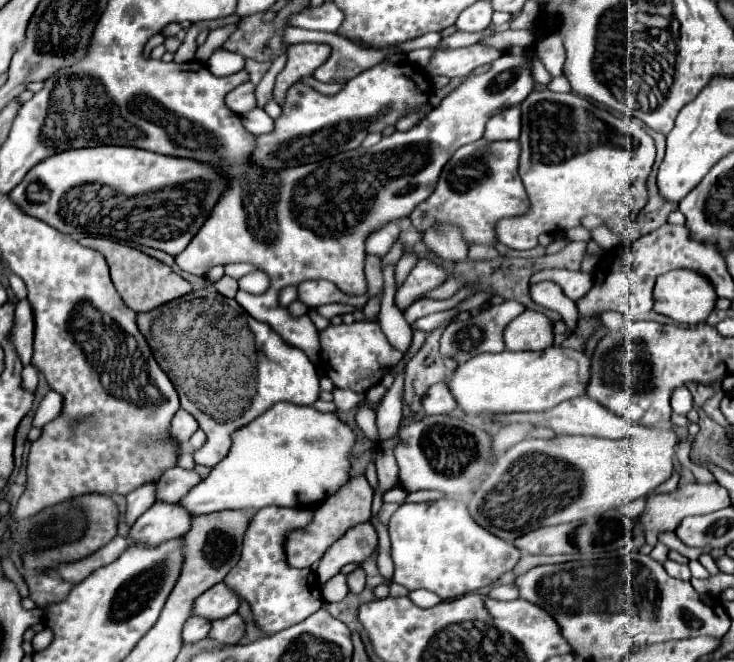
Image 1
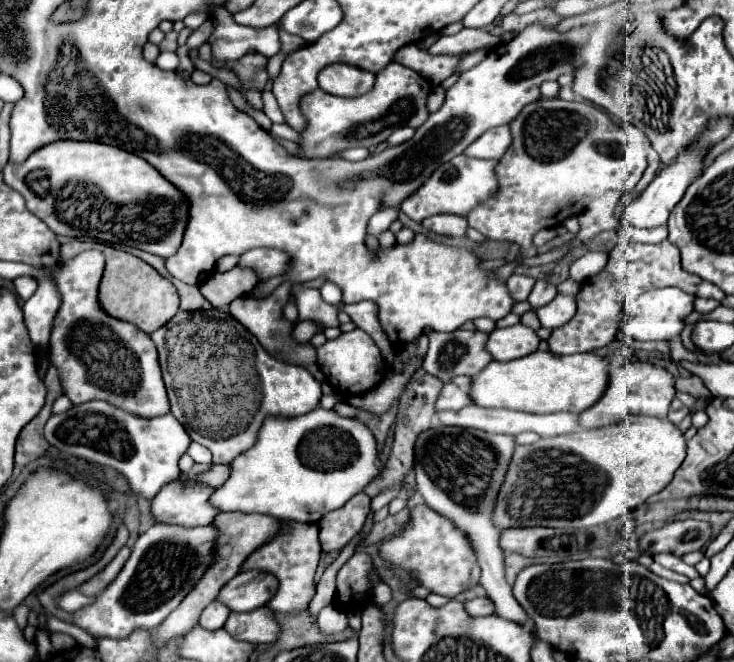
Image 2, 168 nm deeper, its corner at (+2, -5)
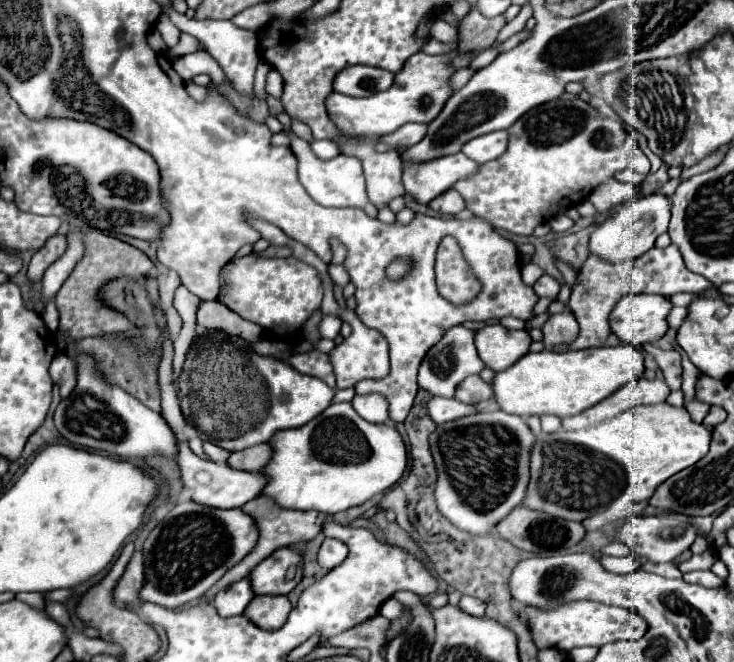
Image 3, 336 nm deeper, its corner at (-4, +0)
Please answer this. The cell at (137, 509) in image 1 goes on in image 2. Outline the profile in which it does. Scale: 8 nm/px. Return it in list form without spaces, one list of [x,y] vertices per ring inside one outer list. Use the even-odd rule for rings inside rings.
[[[88,401],[62,415],[52,415],[44,427],[44,437],[52,447],[66,455],[76,455],[116,469],[128,479],[132,493],[148,501],[156,497],[164,483],[180,477],[178,459],[192,441],[172,413],[156,419],[142,419],[116,409],[106,401]]]

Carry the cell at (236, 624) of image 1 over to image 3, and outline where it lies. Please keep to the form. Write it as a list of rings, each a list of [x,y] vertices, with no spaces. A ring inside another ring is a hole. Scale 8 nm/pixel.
[[[256,596],[248,608],[244,610],[246,618],[250,618],[254,624],[262,626],[264,630],[278,630],[284,626],[292,606],[286,596]]]

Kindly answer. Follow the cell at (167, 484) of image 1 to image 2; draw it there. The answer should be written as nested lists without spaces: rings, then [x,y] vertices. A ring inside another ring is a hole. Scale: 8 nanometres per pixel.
[[[212,465],[206,473],[194,475],[192,483],[204,483],[210,487],[220,487],[228,479],[228,465]]]

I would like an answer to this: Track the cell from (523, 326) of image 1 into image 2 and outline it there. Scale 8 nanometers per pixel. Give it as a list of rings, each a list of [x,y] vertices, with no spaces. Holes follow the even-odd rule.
[[[516,323],[508,329],[494,329],[488,337],[486,349],[492,353],[492,359],[496,361],[512,361],[526,357],[528,353],[534,353],[538,349],[538,335],[530,327],[524,327],[522,323]]]

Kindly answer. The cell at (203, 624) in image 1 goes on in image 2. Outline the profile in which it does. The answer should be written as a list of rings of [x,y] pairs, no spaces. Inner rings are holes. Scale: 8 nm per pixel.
[[[212,601],[212,605],[202,611],[198,625],[208,629],[208,631],[216,631],[216,629],[220,629],[224,625],[228,615],[230,615],[230,609],[226,605],[222,605],[218,601]]]

